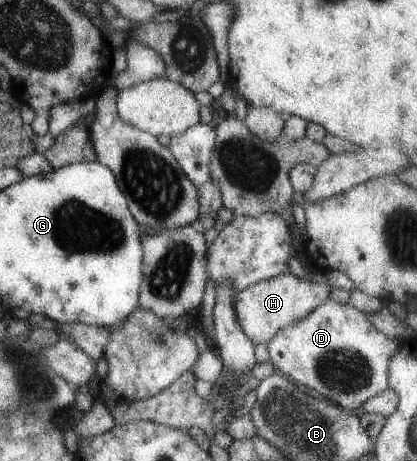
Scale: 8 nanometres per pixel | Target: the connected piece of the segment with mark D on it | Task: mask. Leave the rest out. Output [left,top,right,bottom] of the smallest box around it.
[267,298,399,412]

